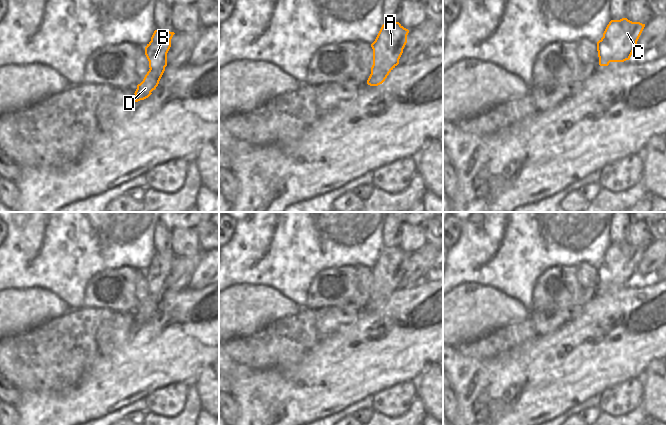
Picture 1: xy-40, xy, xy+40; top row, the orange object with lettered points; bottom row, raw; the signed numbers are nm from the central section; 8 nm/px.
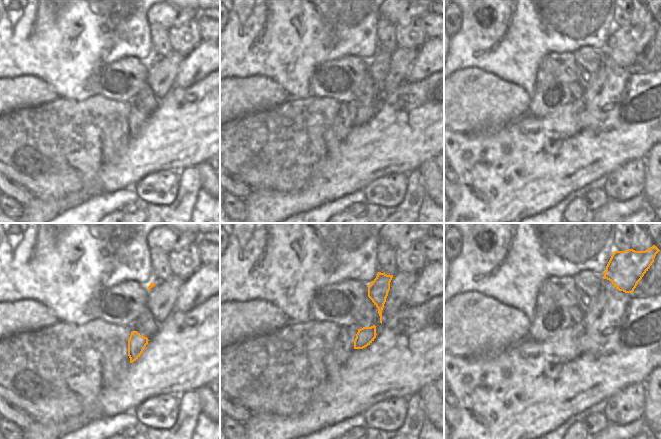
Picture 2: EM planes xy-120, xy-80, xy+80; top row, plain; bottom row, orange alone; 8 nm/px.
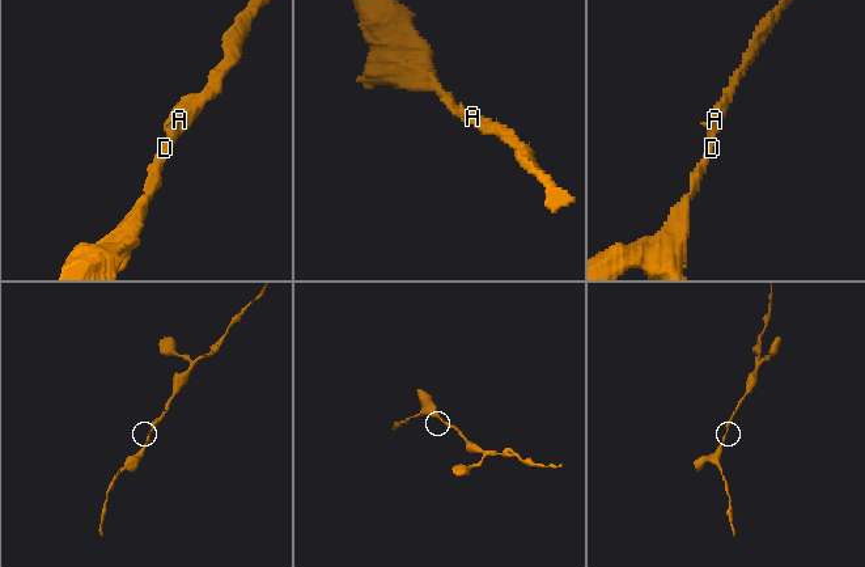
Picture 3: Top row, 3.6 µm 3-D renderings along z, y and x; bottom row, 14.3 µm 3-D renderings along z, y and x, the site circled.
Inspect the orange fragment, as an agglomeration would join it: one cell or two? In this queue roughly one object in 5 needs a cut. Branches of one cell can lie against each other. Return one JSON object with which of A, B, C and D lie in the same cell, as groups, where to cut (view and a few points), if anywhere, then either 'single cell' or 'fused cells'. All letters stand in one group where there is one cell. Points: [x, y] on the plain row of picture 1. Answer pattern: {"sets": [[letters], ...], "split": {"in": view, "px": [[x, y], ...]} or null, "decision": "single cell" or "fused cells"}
{"sets": [["A", "B", "C", "D"]], "split": null, "decision": "single cell"}

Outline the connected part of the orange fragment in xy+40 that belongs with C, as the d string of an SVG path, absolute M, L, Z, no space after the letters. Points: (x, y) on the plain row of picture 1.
M627 242L611 244L603 257L603 261L597 266L599 289L608 290L610 286L624 286L629 284L644 251L645 248L632 246Z

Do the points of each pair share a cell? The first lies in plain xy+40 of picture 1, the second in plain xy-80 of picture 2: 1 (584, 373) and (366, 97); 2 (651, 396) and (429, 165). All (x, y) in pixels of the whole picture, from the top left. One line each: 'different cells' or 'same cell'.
1: different cells
2: same cell

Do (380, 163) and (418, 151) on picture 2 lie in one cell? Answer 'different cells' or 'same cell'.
same cell

